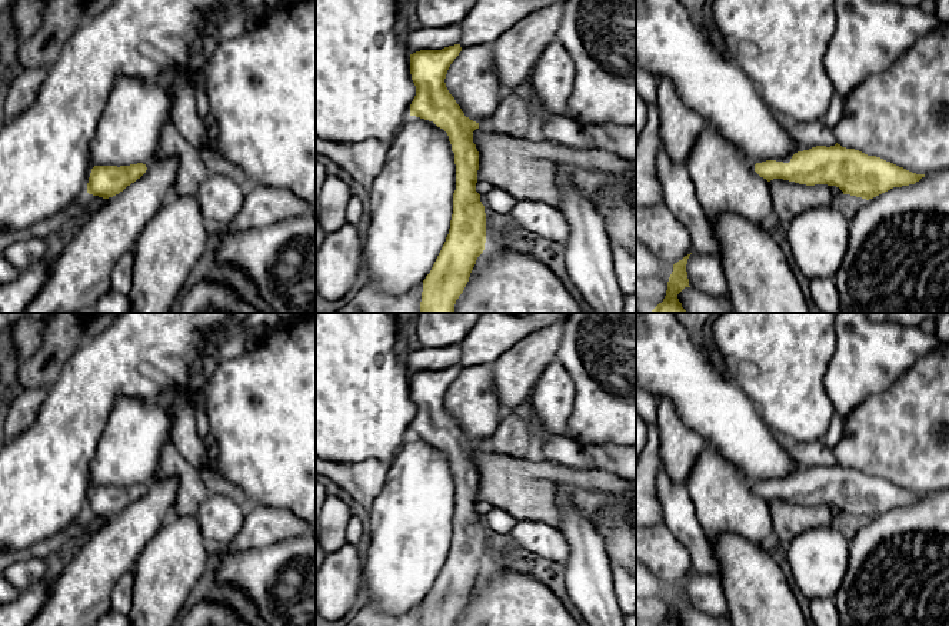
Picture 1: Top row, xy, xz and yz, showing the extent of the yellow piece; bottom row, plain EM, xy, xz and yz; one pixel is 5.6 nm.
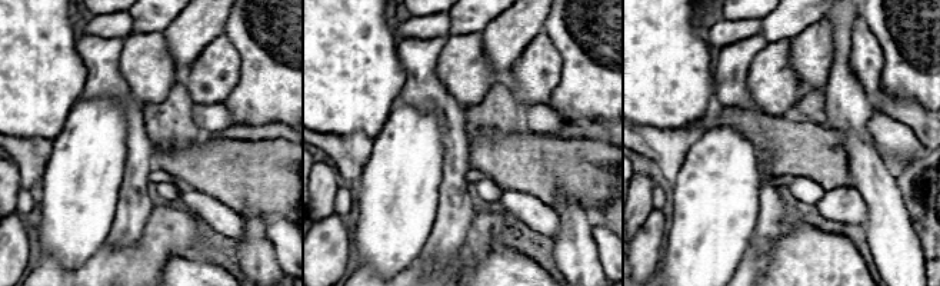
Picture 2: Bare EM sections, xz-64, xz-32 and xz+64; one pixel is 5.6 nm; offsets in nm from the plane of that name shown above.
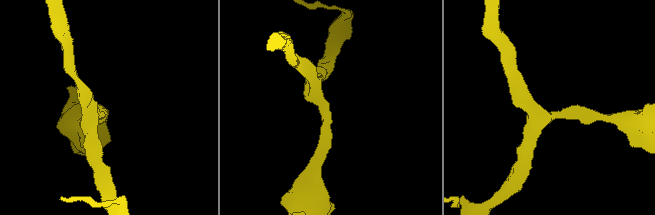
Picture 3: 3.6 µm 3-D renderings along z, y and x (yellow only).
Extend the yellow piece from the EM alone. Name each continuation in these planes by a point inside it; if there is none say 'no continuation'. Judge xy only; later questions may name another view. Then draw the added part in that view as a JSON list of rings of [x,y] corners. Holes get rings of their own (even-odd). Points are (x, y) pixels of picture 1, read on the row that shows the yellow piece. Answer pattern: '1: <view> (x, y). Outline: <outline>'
no continuation

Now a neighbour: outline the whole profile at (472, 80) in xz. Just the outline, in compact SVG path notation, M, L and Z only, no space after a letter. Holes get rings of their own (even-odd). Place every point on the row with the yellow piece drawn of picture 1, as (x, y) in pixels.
M490 44L463 47L450 64L444 83L464 116L476 123L492 116L505 94Z

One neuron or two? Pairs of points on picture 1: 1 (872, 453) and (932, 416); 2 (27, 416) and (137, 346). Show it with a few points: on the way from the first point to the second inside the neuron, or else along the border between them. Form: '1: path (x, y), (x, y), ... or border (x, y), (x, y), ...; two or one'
1: path (886, 439), (891, 435), (913, 435), (918, 430); one
2: border (47, 390), (37, 418), (19, 433); two

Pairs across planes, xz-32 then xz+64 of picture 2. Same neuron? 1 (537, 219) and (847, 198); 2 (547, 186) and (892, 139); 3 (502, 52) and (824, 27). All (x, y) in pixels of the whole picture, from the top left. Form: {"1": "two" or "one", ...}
{"1": "one", "2": "two", "3": "one"}

